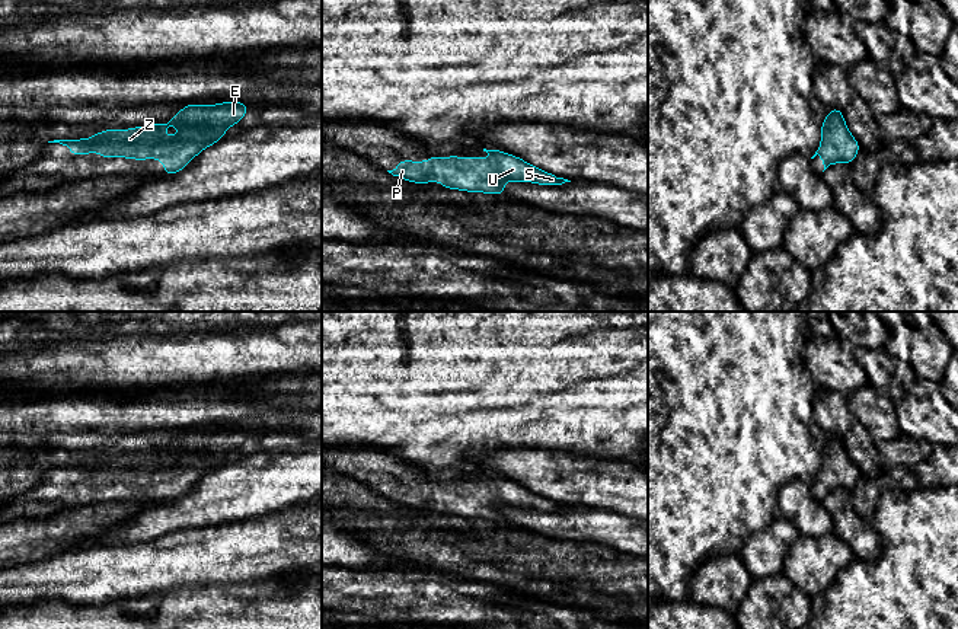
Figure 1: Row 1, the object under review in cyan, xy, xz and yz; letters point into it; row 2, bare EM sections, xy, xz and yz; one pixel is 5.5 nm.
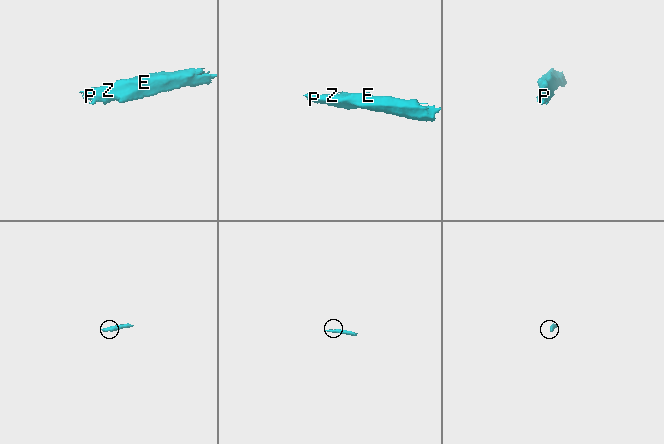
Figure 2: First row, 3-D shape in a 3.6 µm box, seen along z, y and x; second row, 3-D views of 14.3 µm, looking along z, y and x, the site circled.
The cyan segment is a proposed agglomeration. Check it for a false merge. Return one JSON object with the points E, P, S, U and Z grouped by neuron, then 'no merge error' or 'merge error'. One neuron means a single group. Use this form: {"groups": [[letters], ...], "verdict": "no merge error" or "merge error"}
{"groups": [["E", "P", "S", "U", "Z"]], "verdict": "no merge error"}

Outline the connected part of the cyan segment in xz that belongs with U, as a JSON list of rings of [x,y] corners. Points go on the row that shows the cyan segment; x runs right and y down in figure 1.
[[[483,149],[483,151],[492,157],[432,156],[425,162],[399,160],[397,166],[387,172],[412,183],[429,183],[437,181],[447,189],[494,195],[507,195],[502,186],[505,181],[531,182],[545,186],[571,182],[534,167],[510,153],[486,149]]]

